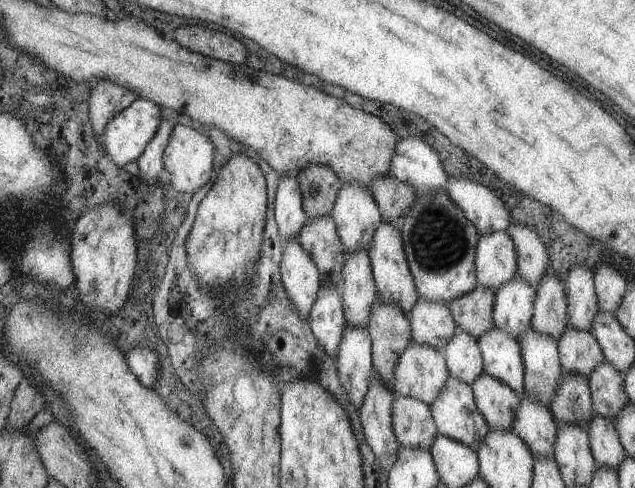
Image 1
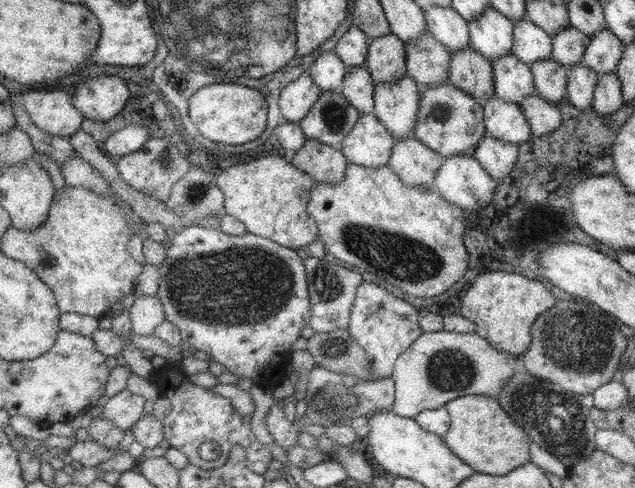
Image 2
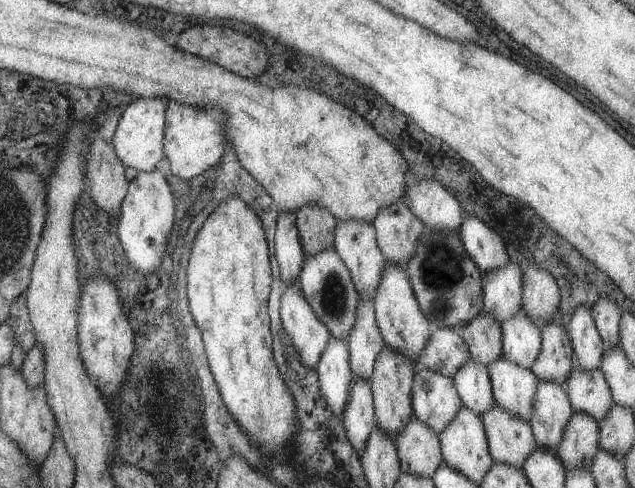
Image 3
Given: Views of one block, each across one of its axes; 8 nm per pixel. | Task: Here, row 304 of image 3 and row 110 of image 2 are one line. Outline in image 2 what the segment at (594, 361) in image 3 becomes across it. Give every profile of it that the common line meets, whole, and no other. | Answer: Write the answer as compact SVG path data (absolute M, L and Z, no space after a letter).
M578 63L568 69L566 78L567 100L577 111L587 111L592 107L593 92L598 74L588 66Z

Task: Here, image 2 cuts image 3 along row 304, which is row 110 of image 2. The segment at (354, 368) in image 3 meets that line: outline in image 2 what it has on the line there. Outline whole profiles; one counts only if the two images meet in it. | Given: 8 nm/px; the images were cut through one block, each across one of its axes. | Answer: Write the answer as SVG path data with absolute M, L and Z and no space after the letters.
M364 64L347 68L346 75L342 78L339 92L360 114L373 113L374 110L375 85L370 78L371 75Z

